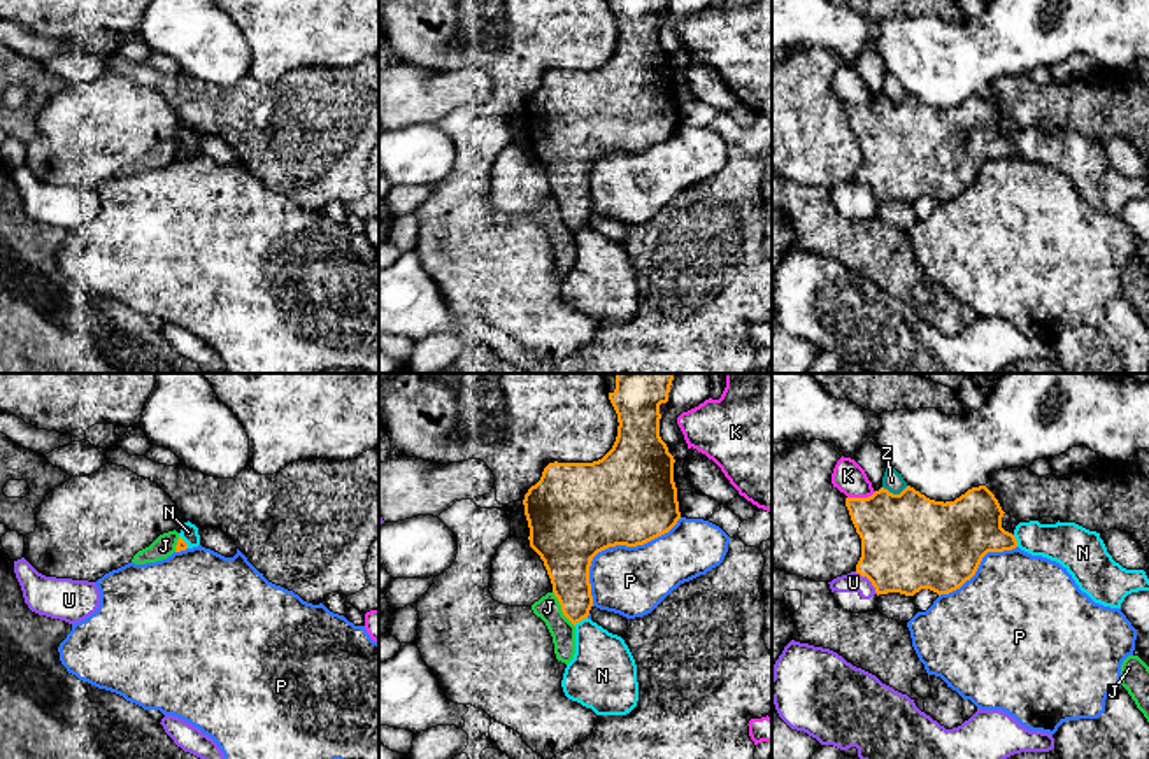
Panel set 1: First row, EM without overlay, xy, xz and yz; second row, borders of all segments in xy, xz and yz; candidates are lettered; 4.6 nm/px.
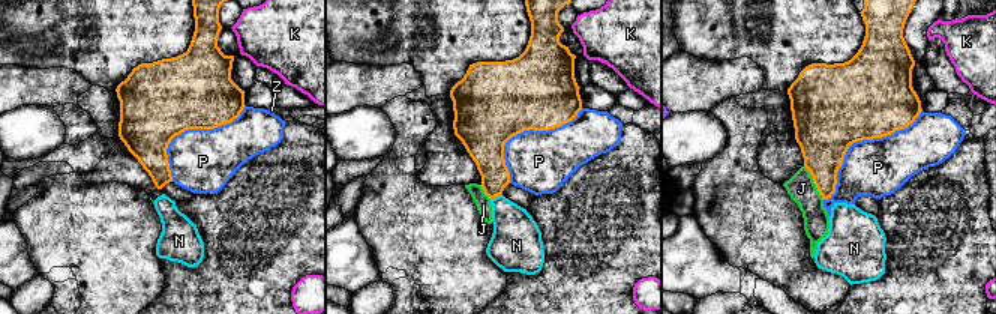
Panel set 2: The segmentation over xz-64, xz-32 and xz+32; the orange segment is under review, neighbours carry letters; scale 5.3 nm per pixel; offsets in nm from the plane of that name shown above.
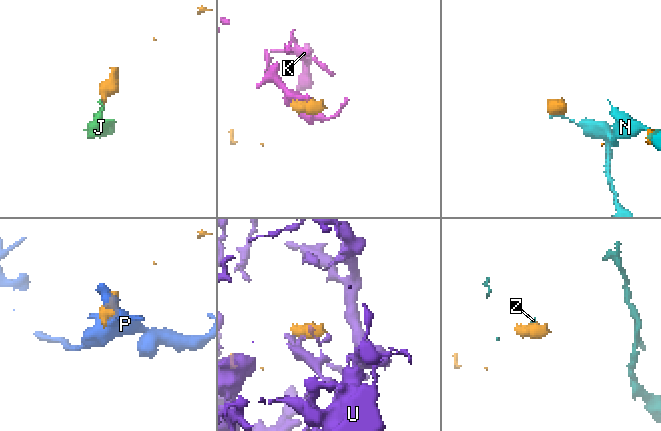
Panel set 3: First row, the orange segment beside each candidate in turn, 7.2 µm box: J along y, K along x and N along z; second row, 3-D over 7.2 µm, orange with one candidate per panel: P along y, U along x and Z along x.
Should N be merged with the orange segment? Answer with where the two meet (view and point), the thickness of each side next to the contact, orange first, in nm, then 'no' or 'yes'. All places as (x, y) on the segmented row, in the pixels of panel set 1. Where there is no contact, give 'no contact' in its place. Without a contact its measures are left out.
contact xz (579, 621); calibres 190 and 300 nm; no

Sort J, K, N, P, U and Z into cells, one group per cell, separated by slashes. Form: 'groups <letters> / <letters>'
groups J / K / N / P / U / Z

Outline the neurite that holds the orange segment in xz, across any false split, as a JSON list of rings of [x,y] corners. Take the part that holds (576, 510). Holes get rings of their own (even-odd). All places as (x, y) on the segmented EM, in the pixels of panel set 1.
[[[603,373],[609,400],[617,414],[617,436],[612,449],[593,463],[549,463],[540,480],[525,494],[530,547],[540,556],[563,615],[575,626],[593,606],[589,566],[593,557],[616,545],[637,547],[668,533],[681,519],[674,482],[674,456],[660,436],[660,405],[668,401],[675,373]]]

